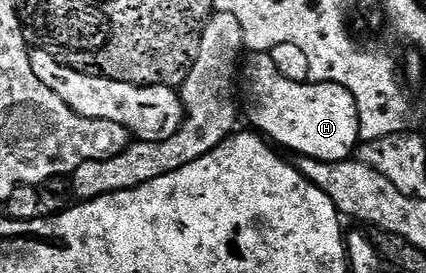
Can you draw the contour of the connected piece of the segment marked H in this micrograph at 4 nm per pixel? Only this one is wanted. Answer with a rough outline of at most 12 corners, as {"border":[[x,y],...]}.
{"border":[[251,52],[240,79],[249,126],[320,162],[360,143],[353,93],[286,79]]}

